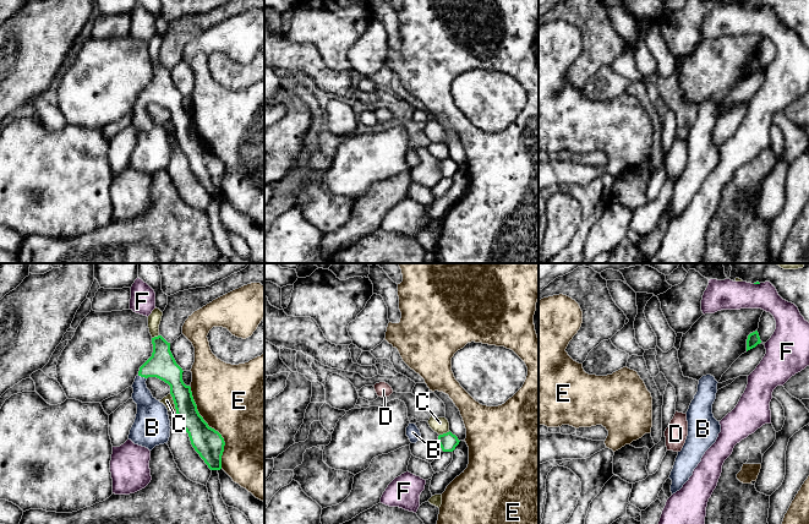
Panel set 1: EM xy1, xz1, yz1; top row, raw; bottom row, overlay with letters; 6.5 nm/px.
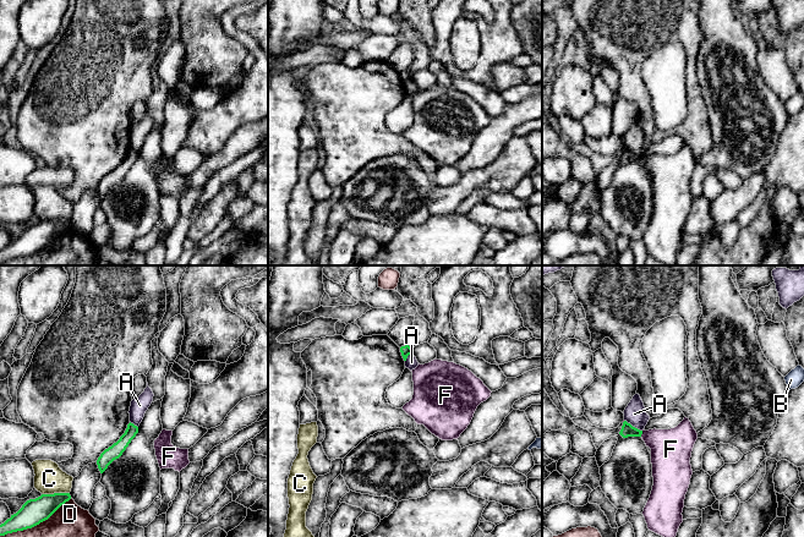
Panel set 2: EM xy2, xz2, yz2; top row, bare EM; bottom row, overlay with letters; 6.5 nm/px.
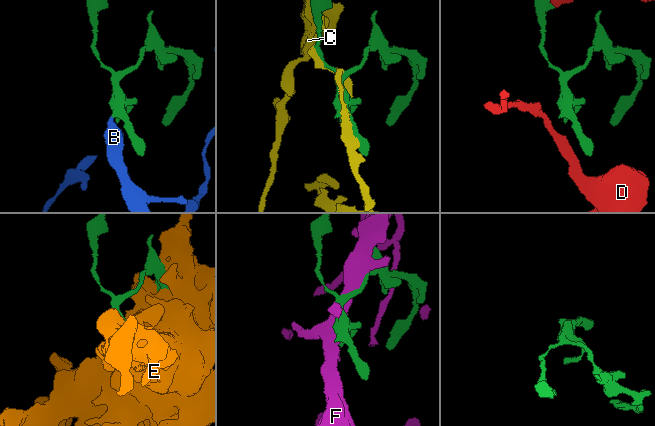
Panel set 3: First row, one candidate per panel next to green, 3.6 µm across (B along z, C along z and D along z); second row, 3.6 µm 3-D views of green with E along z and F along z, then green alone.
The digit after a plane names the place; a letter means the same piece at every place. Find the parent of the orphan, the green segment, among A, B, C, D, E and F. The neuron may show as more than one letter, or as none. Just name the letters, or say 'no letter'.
B

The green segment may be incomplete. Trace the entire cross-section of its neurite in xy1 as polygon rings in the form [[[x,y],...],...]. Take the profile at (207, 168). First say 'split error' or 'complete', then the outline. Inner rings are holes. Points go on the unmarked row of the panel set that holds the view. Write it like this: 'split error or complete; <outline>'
split error; [[[158,61],[152,64],[152,70],[152,82],[140,93],[132,110],[131,124],[137,130],[137,140],[129,165],[149,176],[169,167],[171,153],[168,135],[152,121],[146,110],[148,103],[157,103],[170,111],[177,143],[195,176],[211,196],[220,196],[224,164],[199,141],[191,113],[184,109],[184,97],[170,77],[170,69]]]

